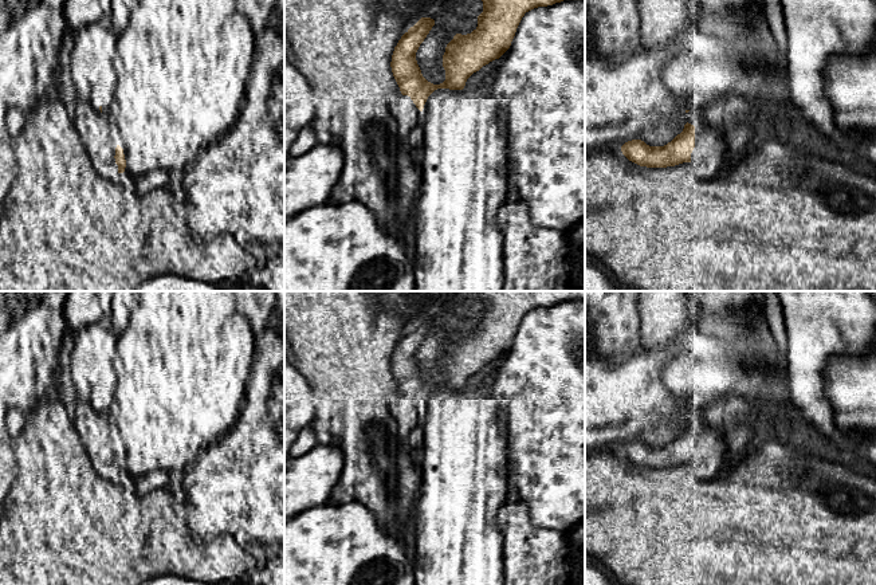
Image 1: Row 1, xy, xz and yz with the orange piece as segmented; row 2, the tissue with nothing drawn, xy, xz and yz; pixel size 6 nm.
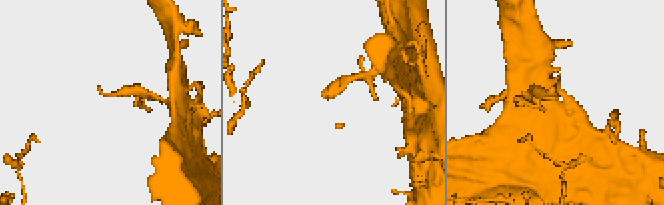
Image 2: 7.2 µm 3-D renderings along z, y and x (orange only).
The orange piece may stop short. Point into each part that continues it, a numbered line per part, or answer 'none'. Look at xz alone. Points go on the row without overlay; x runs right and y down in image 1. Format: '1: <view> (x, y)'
1: xz (401, 408)

